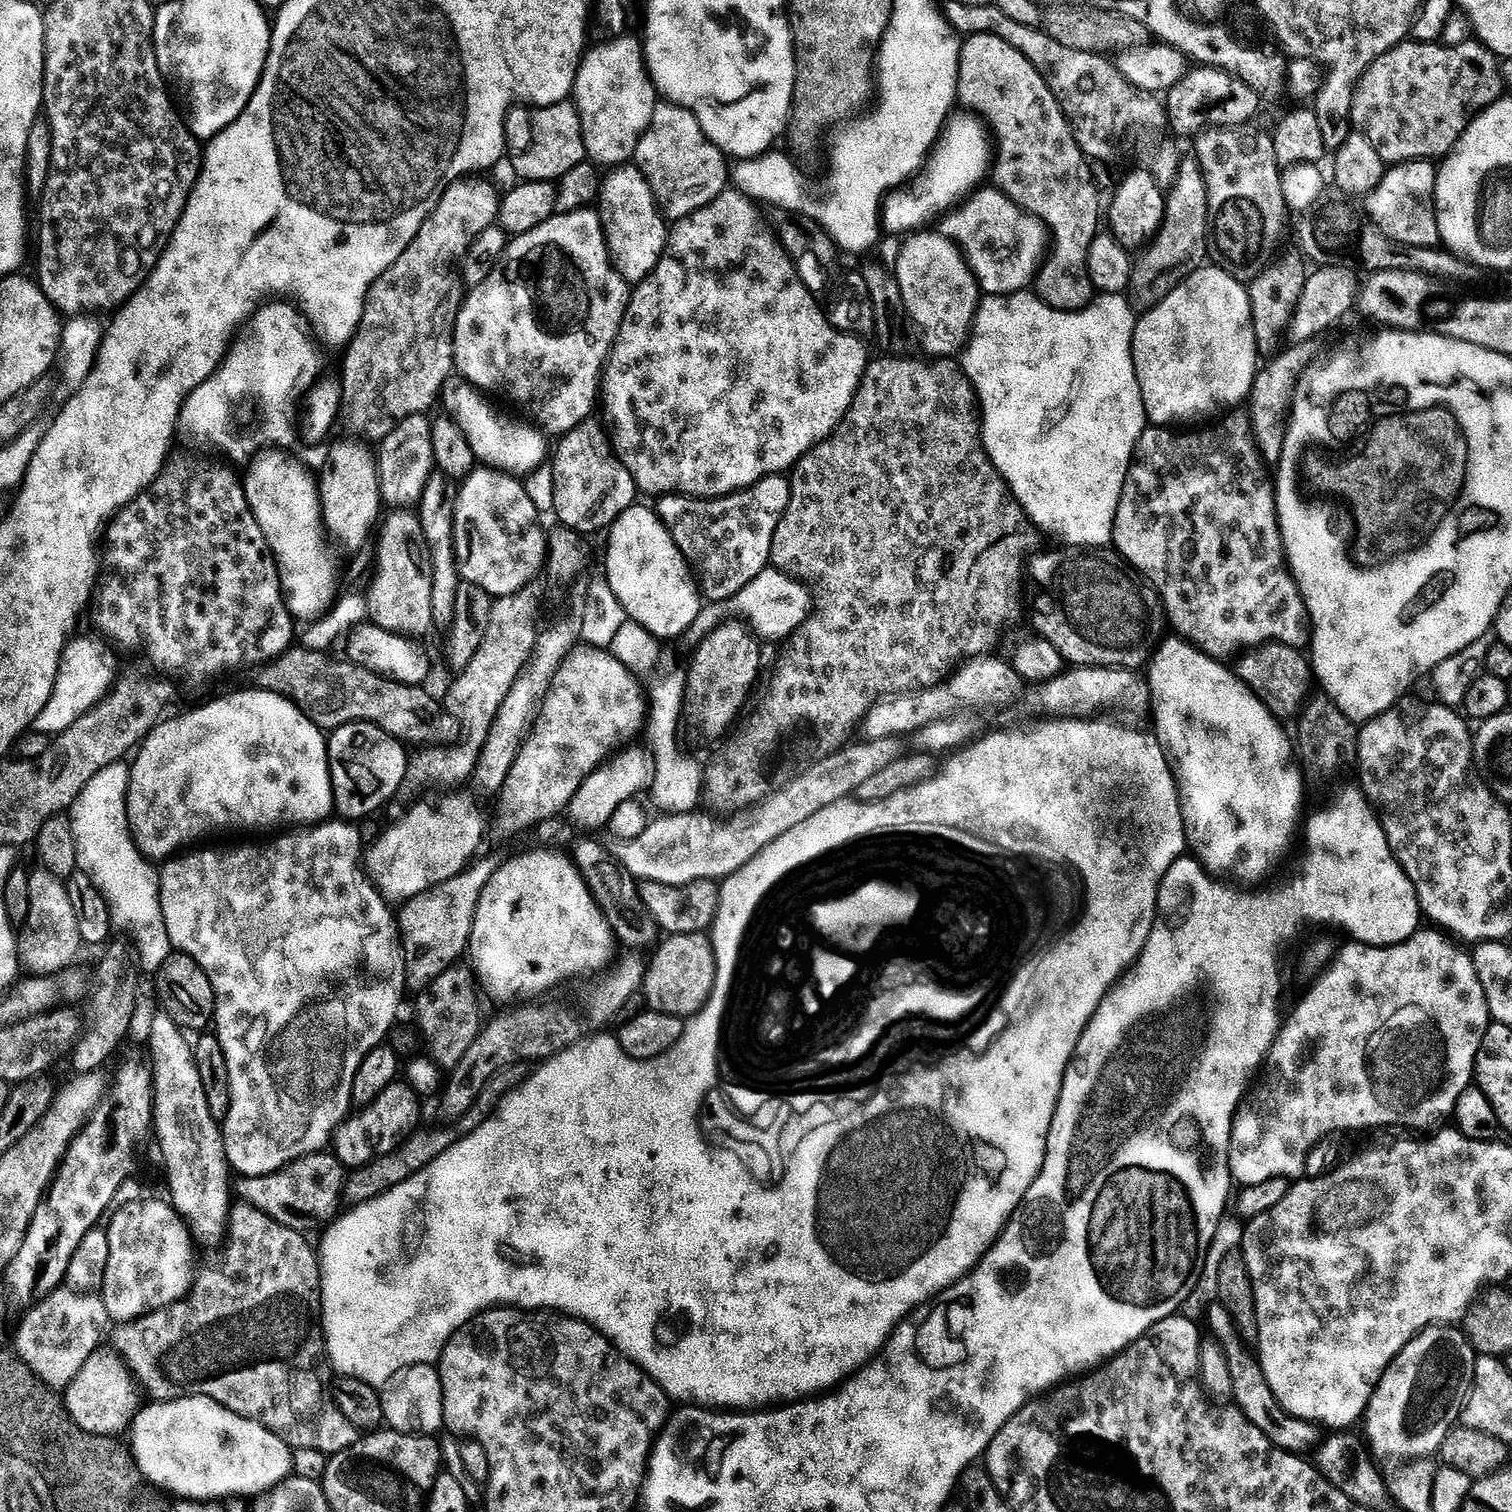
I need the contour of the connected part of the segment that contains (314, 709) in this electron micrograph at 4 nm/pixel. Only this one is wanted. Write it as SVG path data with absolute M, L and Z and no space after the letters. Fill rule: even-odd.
M303 646L289 648L286 658L279 659L274 659L274 666L266 663L262 674L254 674L255 687L261 692L286 697L325 733L331 734L347 724L373 724L405 746L432 744L428 746L444 750L461 743L464 727L458 718L448 713L441 701L439 704L427 692L427 687L400 684L364 664L355 664L348 658L335 660L327 651L312 652ZM279 659L288 660L288 664L284 664L284 672L276 680L276 674L272 674L268 680L268 670L272 672L276 666L280 666Z

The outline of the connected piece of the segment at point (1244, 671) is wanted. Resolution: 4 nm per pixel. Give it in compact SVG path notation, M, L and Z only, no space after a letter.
M1275 642L1253 647L1244 654L1234 667L1235 675L1241 683L1270 709L1273 716L1295 717L1309 695L1308 683L1313 683L1314 680L1309 657L1301 649Z

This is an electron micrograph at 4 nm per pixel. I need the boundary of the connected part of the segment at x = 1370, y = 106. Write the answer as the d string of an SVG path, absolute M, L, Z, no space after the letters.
M1405 42L1396 48L1392 48L1386 54L1382 54L1365 70L1362 78L1356 83L1356 90L1352 94L1352 114L1350 124L1355 131L1362 133L1370 140L1371 146L1377 150L1378 154L1384 160L1385 165L1393 166L1404 164L1408 161L1431 160L1439 161L1448 155L1452 148L1460 141L1462 134L1468 128L1468 123L1472 121L1473 116L1478 110L1488 108L1496 100L1505 95L1506 89L1502 78L1500 77L1500 63L1495 52L1488 51L1483 44L1479 42L1467 42L1462 45L1447 46L1441 42L1435 43L1417 43Z

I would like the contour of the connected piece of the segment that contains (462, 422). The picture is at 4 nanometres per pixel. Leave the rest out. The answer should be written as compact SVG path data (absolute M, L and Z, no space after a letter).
M464 382L461 385L461 388L447 393L450 404L448 410L460 429L468 435L470 450L477 461L494 469L503 470L517 478L527 477L529 473L545 463L550 448L544 445L545 437L539 431L531 427L528 429L522 424L515 424L514 421L499 416L470 384Z

